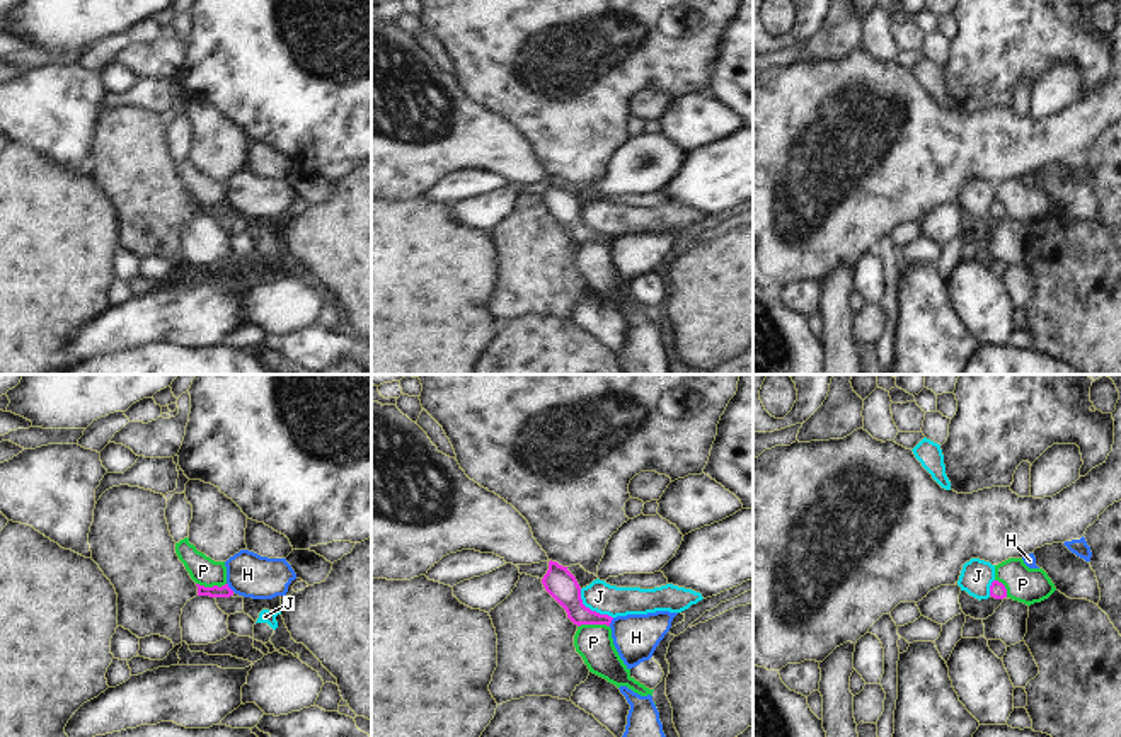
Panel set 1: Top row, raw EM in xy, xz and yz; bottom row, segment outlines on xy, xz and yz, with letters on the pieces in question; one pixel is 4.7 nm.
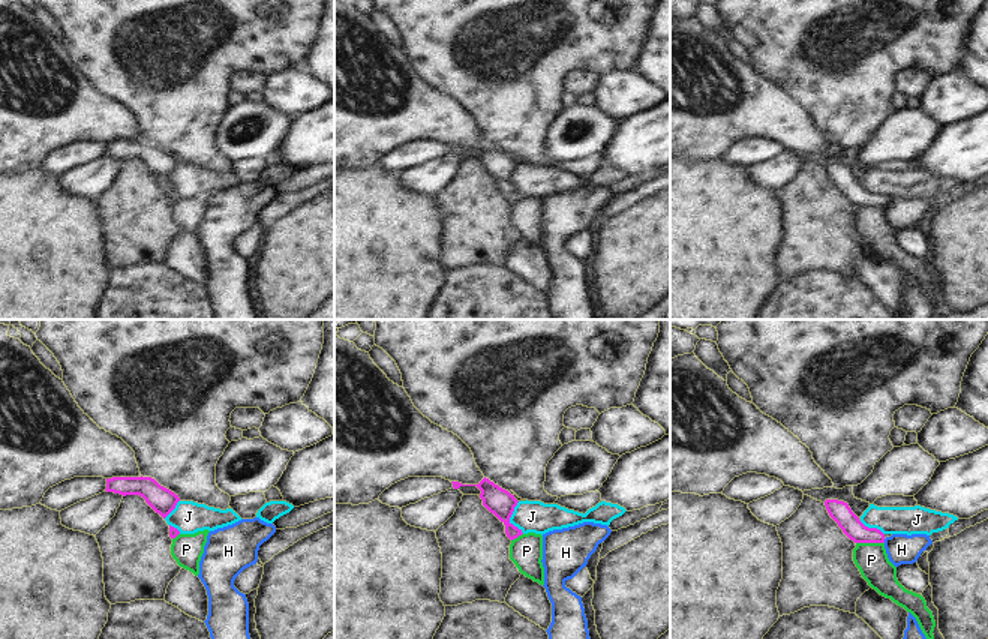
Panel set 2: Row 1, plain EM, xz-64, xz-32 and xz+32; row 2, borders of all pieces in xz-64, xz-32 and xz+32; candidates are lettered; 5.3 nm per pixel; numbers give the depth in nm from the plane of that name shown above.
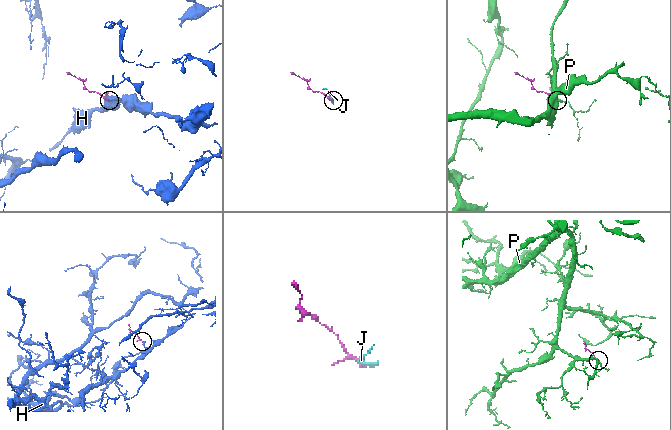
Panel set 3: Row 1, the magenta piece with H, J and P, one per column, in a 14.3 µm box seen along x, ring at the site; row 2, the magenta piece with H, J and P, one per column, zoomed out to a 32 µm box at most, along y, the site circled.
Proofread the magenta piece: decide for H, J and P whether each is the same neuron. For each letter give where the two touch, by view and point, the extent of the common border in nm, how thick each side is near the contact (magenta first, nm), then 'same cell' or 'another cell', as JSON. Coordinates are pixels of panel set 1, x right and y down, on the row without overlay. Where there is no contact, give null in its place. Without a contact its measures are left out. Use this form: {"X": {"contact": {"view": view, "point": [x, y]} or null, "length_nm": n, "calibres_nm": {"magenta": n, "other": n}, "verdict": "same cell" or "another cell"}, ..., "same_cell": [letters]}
{"H": {"contact": {"view": "xy", "point": [229, 206]}, "length_nm": 60, "calibres_nm": {"magenta": 60, "other": 200}, "verdict": "another cell"}, "J": {"contact": {"view": "xz", "point": [590, 228]}, "length_nm": 220, "calibres_nm": {"magenta": 150, "other": 150}, "verdict": "another cell"}, "P": {"contact": {"view": "xz", "point": [593, 242]}, "length_nm": 150, "calibres_nm": {"magenta": 150, "other": 180}, "verdict": "another cell"}, "same_cell": []}

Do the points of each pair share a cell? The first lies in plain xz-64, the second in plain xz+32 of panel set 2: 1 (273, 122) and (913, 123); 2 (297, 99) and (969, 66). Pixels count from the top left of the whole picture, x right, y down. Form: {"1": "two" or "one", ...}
{"1": "one", "2": "two"}

